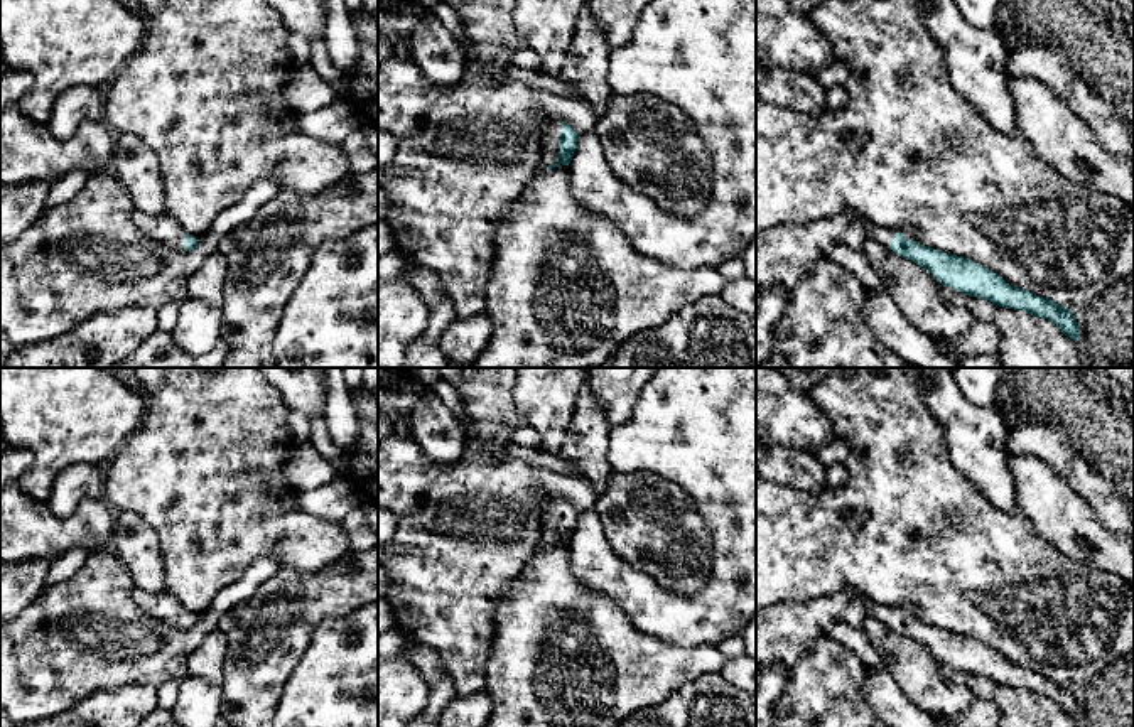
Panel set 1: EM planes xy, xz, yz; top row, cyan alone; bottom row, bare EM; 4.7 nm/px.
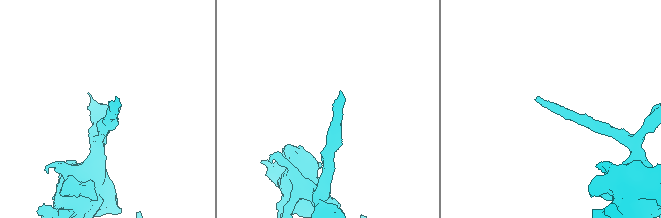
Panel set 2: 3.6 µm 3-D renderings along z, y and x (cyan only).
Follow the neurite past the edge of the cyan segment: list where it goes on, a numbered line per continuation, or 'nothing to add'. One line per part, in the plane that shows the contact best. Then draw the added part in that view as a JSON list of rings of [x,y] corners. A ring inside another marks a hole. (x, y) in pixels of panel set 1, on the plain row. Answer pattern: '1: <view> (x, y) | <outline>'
1: xz (550, 525) | [[[552,498],[543,514],[538,548],[545,548],[548,543],[557,541],[560,528],[559,521],[560,511],[562,511],[562,499]]]

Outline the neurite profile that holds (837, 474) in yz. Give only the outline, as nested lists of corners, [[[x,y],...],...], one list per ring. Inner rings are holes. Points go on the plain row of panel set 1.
[[[834,464],[827,467],[827,486],[829,487],[840,487],[847,482],[849,467],[842,464]]]

